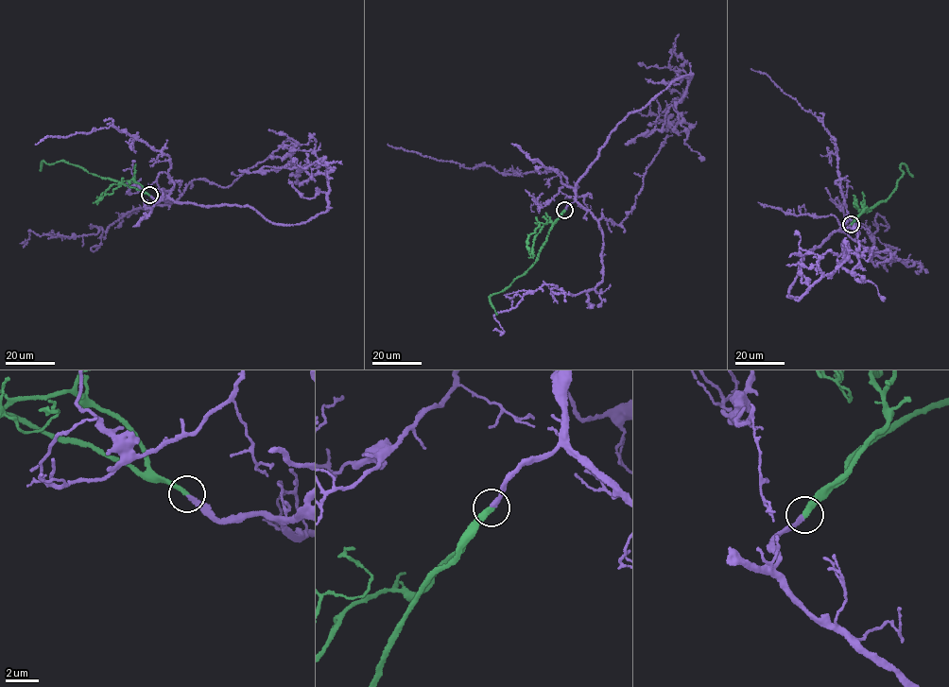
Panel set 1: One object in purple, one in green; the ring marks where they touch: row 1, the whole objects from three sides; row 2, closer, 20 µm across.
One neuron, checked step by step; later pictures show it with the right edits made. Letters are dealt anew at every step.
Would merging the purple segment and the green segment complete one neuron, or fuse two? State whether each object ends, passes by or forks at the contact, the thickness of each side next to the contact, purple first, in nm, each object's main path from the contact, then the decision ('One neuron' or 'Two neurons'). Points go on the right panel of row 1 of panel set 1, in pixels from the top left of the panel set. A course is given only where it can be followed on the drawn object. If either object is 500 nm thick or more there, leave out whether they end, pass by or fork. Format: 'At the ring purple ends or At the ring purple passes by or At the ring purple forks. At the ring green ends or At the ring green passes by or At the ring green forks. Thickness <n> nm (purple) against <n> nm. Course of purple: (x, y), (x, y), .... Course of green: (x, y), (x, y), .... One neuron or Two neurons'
At the ring purple ends. At the ring green ends. Thickness 280 nm (purple) against 320 nm. Course of purple: (851, 224), (808, 250), (788, 296), (796, 300), (839, 266), (849, 271), (858, 264), (857, 233), (843, 214). Course of green: (851, 224), (862, 212), (889, 197), (903, 174), (901, 163), (905, 164), (912, 177). One neuron

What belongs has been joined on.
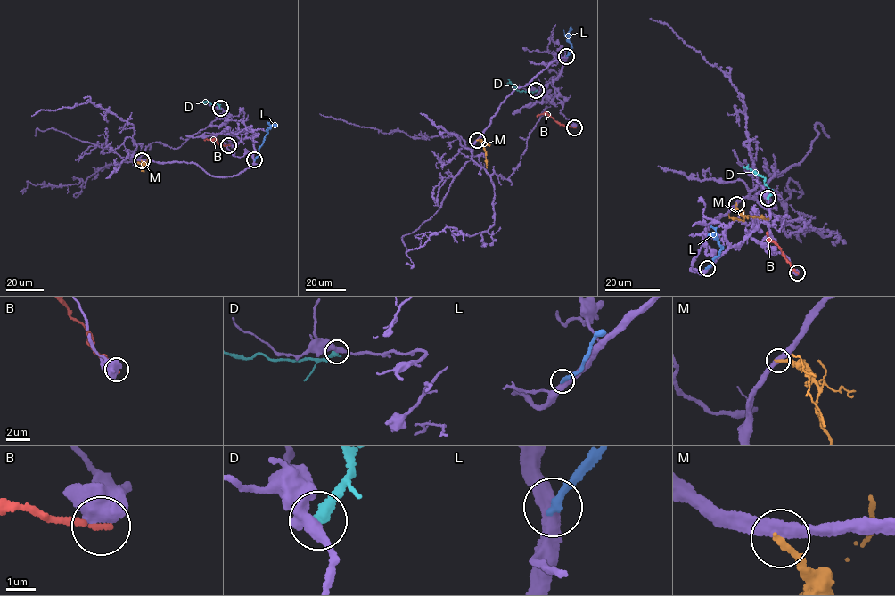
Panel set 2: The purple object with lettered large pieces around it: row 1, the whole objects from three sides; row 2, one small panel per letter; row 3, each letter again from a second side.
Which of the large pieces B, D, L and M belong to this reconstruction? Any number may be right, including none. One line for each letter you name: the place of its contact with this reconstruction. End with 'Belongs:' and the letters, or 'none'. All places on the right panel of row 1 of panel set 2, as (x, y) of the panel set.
Belongs: none

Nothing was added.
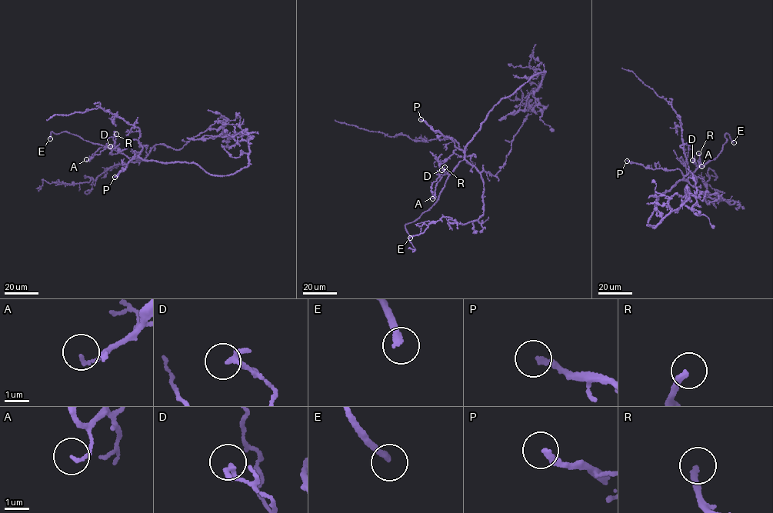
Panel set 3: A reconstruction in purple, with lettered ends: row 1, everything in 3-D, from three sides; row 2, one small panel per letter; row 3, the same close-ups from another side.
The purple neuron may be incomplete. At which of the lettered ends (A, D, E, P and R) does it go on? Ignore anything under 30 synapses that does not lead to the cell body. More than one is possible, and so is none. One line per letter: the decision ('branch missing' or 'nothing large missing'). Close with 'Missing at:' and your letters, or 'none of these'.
A: nothing large missing
D: nothing large missing
E: branch missing
P: branch missing
R: nothing large missing
Missing at: E, P

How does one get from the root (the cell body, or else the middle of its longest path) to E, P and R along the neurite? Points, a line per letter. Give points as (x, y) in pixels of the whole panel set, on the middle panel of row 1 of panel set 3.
E: (474, 135), (466, 146), (464, 158), (451, 172), (435, 204), (414, 221), (405, 224), (410, 238)
P: (474, 135), (464, 151), (455, 147), (453, 140), (434, 131), (421, 119)
R: (474, 135), (466, 146), (464, 158), (454, 171), (448, 174), (444, 167)

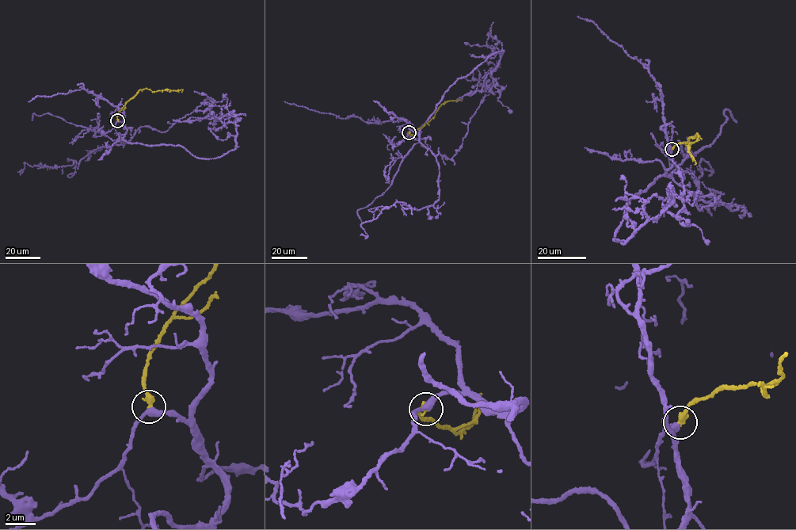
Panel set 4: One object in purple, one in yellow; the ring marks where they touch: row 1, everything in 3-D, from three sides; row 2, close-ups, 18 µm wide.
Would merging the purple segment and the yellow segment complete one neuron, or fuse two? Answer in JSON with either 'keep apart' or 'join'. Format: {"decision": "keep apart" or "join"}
{"decision": "join"}

